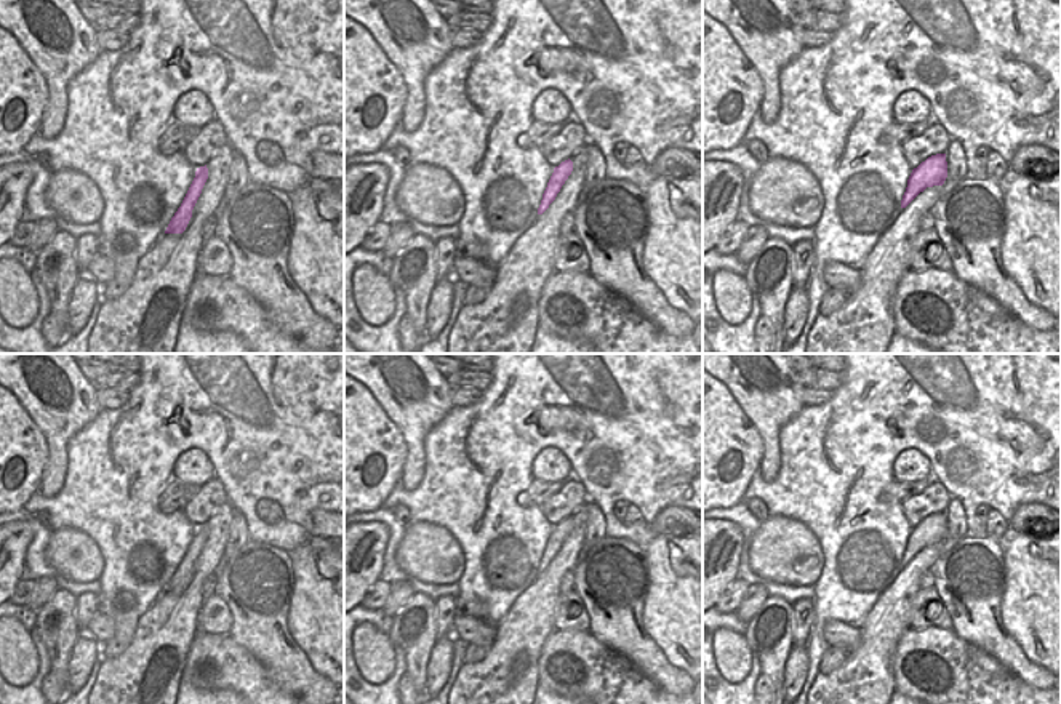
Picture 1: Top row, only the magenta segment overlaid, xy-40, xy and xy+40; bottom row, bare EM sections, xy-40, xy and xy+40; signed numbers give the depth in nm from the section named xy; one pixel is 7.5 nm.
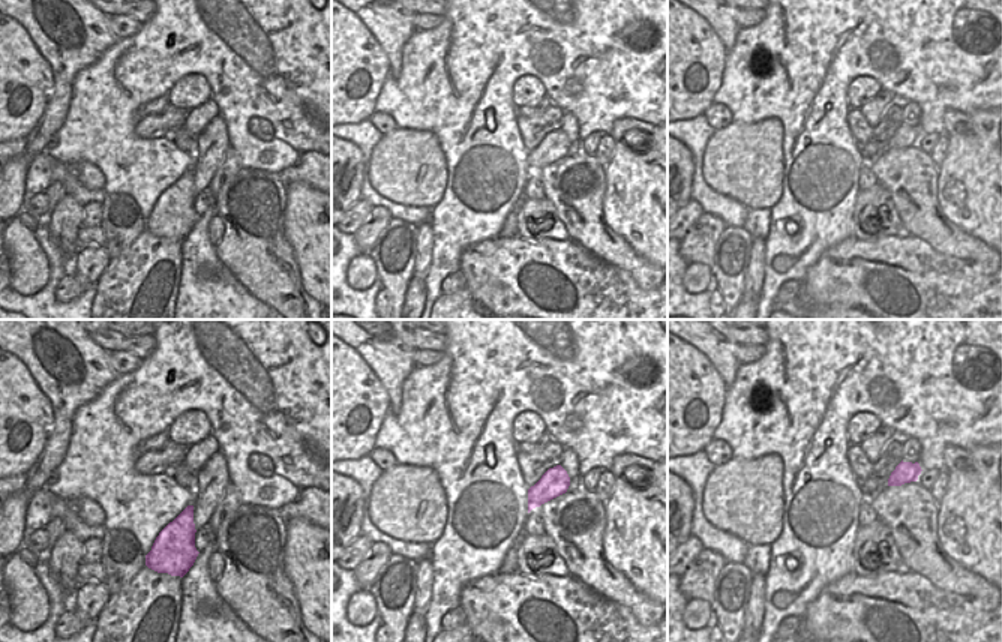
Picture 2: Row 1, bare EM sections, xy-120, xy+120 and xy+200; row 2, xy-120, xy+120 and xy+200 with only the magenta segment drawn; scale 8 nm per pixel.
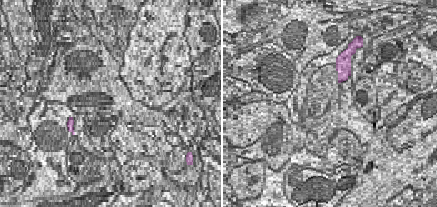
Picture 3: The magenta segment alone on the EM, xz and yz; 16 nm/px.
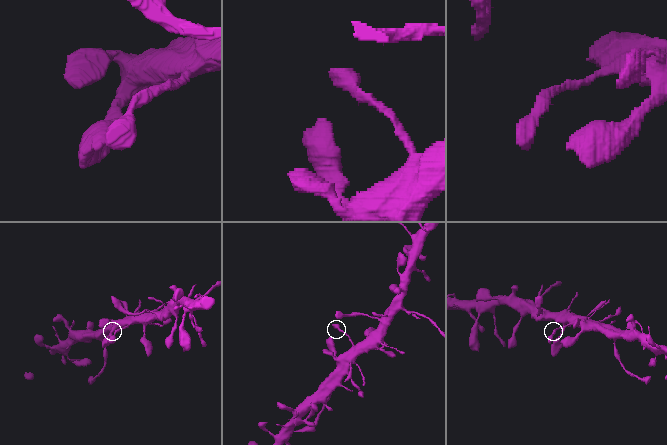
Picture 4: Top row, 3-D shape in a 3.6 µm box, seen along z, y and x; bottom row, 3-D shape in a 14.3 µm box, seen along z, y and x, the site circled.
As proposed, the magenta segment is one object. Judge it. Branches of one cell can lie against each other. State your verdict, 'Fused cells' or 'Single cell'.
Single cell

